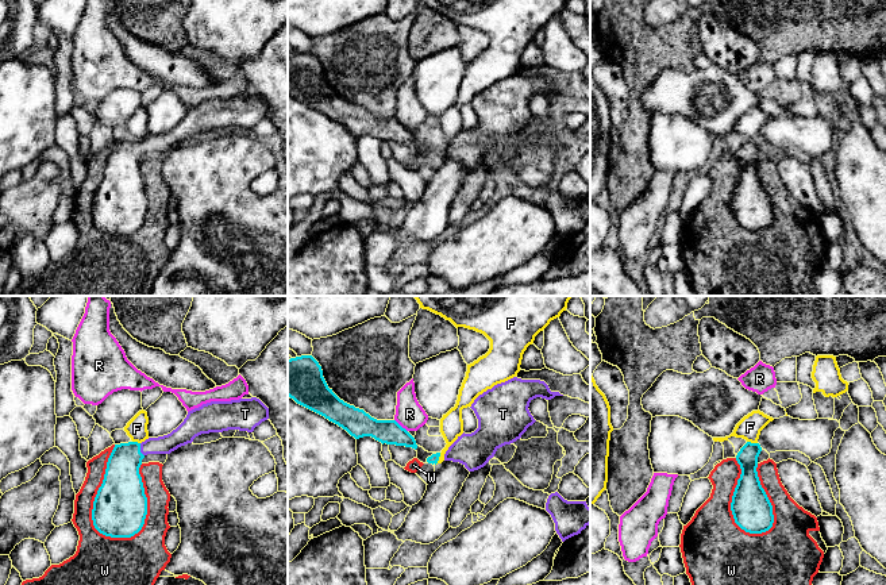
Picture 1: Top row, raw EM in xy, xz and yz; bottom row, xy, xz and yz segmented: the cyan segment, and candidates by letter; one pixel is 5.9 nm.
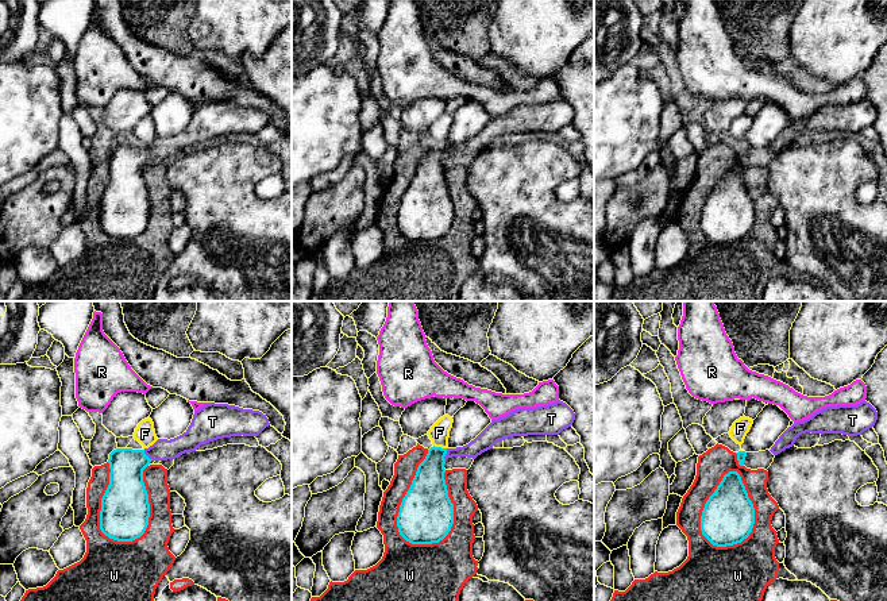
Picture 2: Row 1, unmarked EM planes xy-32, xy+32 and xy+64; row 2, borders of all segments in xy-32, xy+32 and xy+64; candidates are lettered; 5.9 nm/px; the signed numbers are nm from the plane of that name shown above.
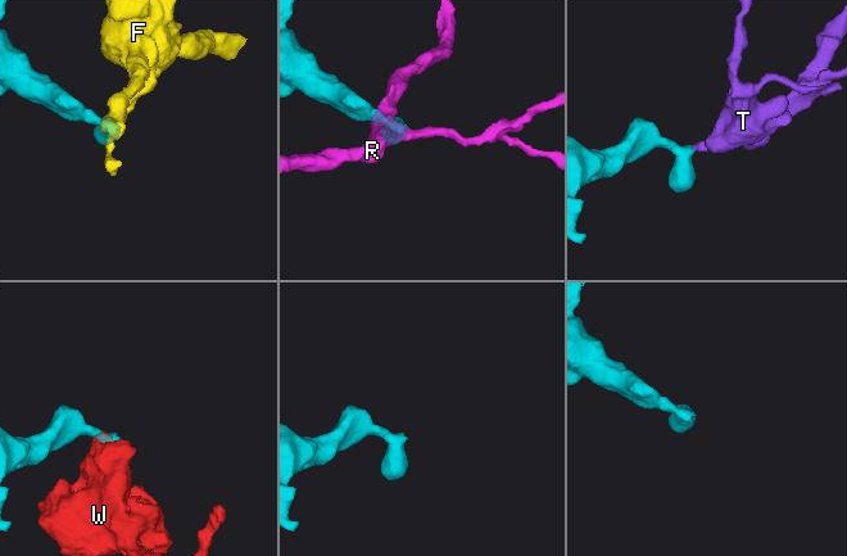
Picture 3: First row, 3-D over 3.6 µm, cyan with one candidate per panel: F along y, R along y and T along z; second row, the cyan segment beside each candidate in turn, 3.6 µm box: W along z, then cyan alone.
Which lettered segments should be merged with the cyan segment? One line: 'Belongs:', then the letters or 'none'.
Belongs: T

